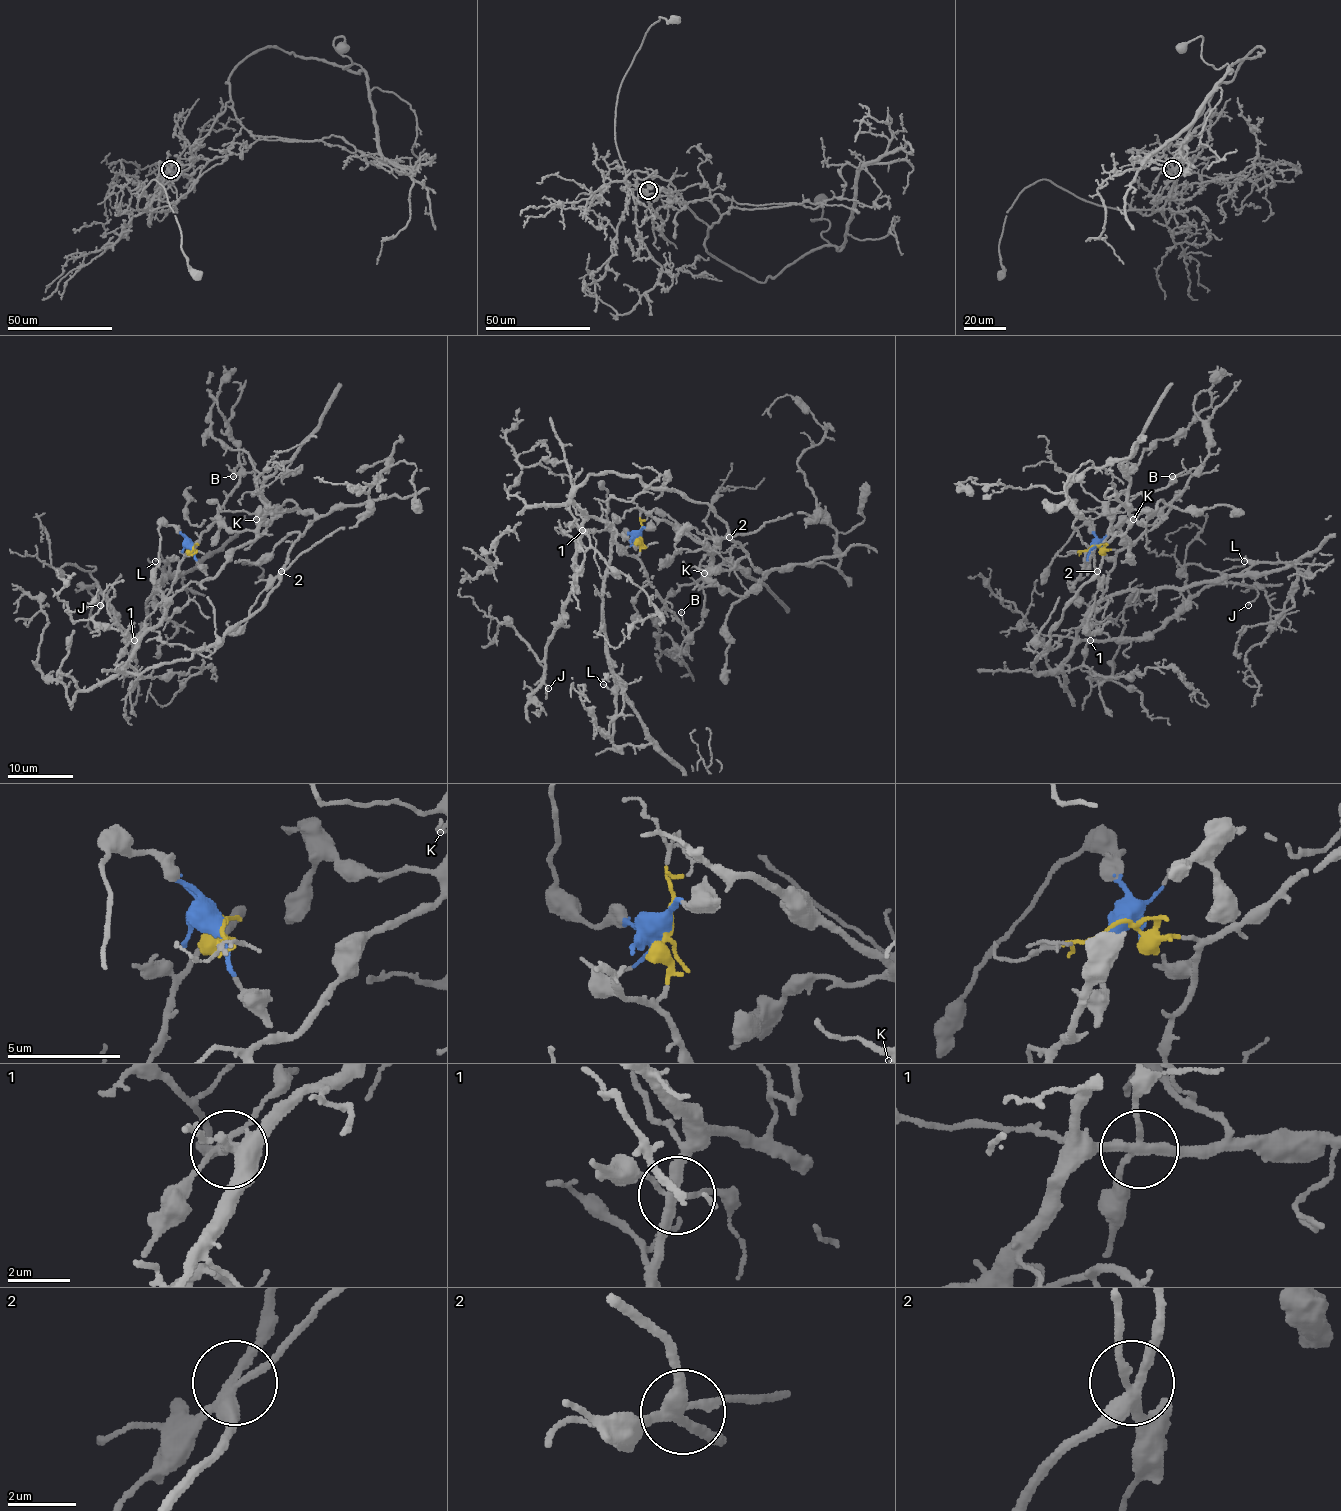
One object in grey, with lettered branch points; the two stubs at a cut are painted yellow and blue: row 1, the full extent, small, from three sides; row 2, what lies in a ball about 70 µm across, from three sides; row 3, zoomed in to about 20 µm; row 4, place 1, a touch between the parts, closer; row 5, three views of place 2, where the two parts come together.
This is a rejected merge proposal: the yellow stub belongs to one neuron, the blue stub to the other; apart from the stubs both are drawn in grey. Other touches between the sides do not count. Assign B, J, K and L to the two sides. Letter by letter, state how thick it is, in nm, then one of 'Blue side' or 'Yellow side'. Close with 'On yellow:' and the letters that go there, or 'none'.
B: Thickness 150 nm. Yellow side
J: Thickness 130 nm. Yellow side
K: Thickness 240 nm. Yellow side
L: Thickness 150 nm. Yellow side
On yellow: B, J, K, L

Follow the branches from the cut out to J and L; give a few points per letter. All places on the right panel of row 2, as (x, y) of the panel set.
J: (1094, 545), (1112, 548), (1115, 563), (1078, 632), (1082, 640), (1148, 639), (1212, 585), (1252, 585), (1248, 604)
L: (1094, 545), (1115, 552), (1104, 598), (1127, 591), (1224, 581), (1252, 565), (1243, 562)

